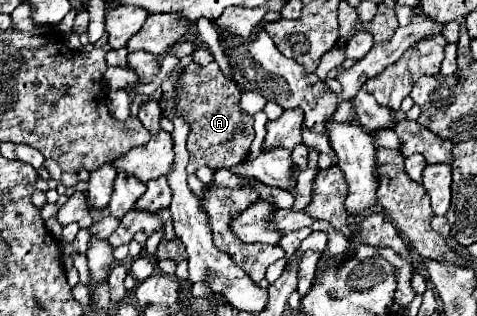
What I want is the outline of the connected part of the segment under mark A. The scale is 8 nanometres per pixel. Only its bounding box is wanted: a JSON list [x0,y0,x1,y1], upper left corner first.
[159,61,255,171]

